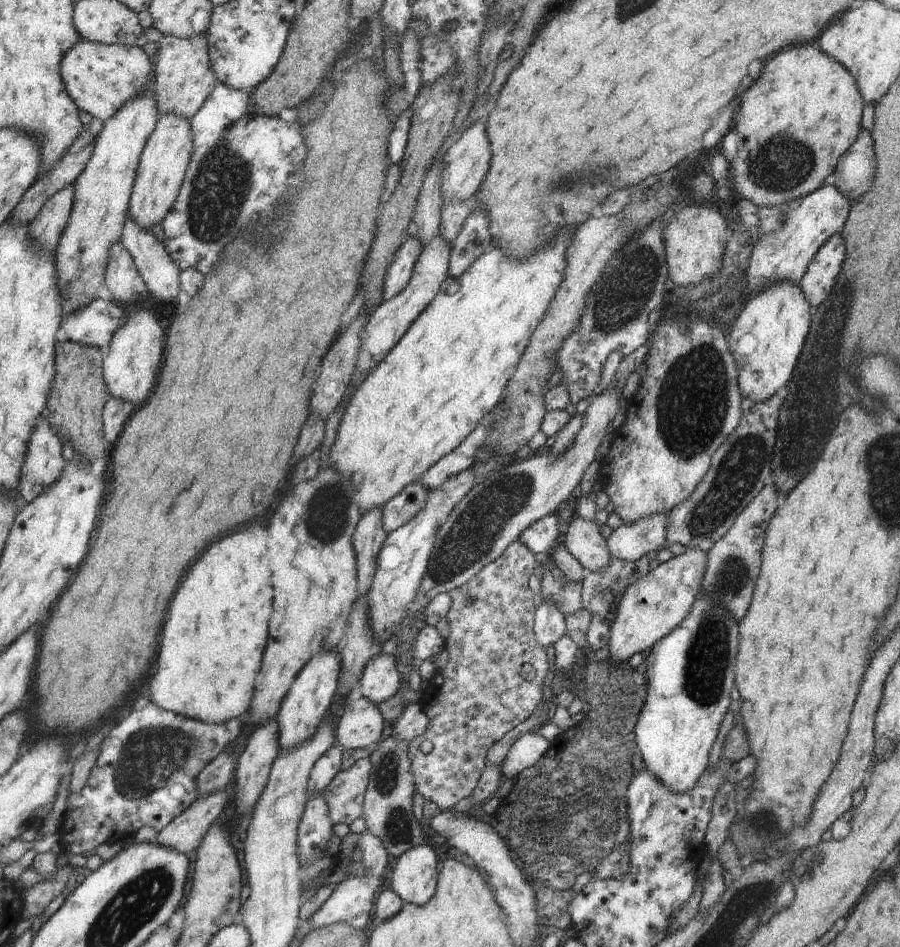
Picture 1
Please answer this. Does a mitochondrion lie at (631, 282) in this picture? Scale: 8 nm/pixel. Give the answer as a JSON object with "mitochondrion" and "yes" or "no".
{"mitochondrion":"yes"}

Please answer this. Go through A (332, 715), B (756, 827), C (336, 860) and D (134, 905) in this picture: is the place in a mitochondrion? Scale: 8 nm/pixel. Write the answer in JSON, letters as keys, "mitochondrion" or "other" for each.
{"A":"other","B":"mitochondrion","C":"other","D":"mitochondrion"}

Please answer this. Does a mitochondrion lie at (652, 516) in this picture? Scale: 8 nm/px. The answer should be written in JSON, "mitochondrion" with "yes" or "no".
{"mitochondrion":"no"}

